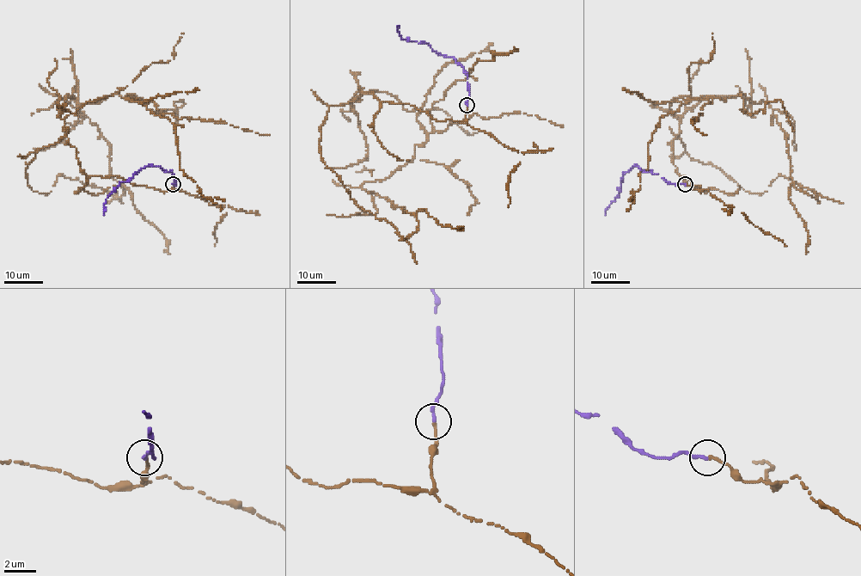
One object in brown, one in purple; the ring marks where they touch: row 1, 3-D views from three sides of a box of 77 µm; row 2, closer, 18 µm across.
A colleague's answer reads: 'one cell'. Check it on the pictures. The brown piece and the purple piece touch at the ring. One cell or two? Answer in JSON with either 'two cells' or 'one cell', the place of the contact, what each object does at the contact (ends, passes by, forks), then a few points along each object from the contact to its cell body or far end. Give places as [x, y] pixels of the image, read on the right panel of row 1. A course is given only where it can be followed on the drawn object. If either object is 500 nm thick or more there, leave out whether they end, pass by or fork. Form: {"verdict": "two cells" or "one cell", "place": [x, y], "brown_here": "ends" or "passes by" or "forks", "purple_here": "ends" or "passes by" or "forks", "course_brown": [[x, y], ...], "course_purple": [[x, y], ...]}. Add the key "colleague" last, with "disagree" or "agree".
{"verdict": "one cell", "place": [685, 184], "brown_here": "ends", "purple_here": "ends", "course_brown": [[686, 184], [675, 137], [745, 191], [780, 174], [820, 194], [739, 94], [659, 118], [627, 211]], "course_purple": [[685, 184], [671, 184], [658, 174], [643, 171], [635, 164], [623, 174], [619, 193], [605, 214]], "colleague": "agree"}

